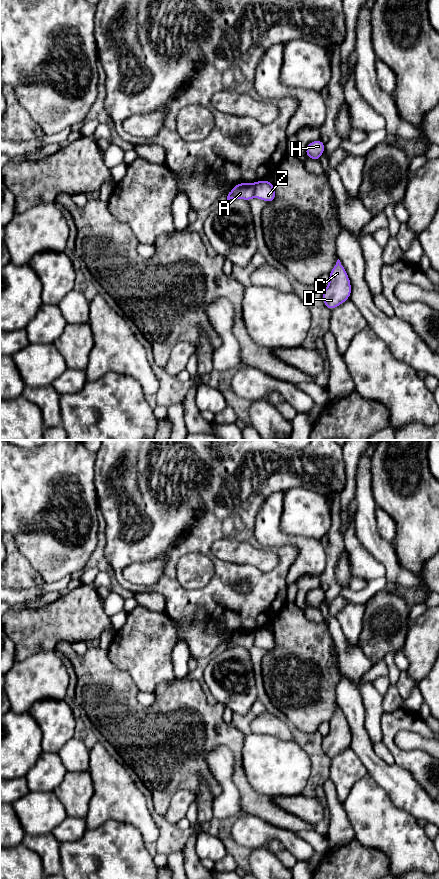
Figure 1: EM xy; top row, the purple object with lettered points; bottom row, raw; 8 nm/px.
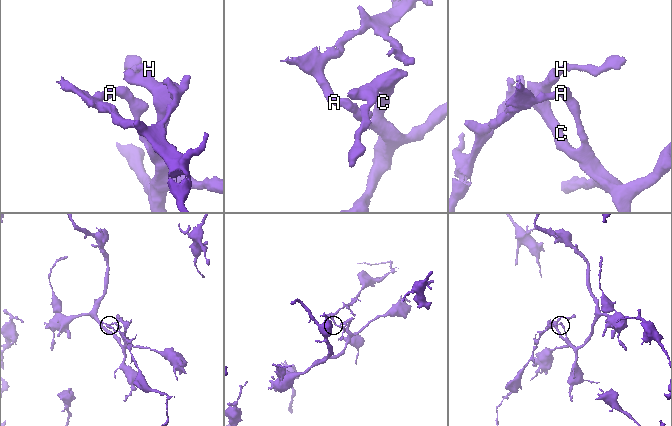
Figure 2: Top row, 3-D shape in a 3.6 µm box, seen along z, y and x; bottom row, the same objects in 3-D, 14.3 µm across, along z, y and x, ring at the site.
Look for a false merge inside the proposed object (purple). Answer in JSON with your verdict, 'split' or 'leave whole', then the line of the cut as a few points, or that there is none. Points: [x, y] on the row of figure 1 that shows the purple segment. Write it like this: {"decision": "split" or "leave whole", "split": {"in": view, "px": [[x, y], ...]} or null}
{"decision": "split", "split": {"in": "xy", "px": [[253, 183], [254, 196]]}}

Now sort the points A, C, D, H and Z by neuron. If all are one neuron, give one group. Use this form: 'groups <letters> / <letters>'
groups A / C D H Z

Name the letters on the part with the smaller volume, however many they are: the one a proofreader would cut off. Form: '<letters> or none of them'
A

